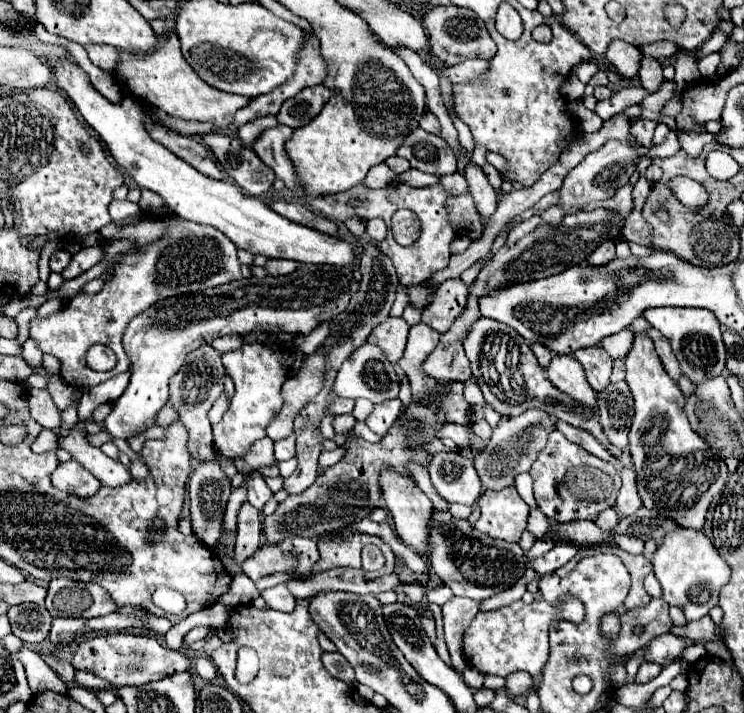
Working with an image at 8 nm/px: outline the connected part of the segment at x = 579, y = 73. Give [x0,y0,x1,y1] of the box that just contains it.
[576,61,600,84]

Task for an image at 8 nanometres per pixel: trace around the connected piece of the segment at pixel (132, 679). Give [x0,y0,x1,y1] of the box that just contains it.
[72,633,190,687]

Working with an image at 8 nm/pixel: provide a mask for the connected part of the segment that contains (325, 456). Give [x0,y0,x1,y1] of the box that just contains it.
[318,445,344,467]

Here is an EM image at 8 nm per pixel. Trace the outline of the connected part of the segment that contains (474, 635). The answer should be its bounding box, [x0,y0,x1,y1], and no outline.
[464,593,584,677]

